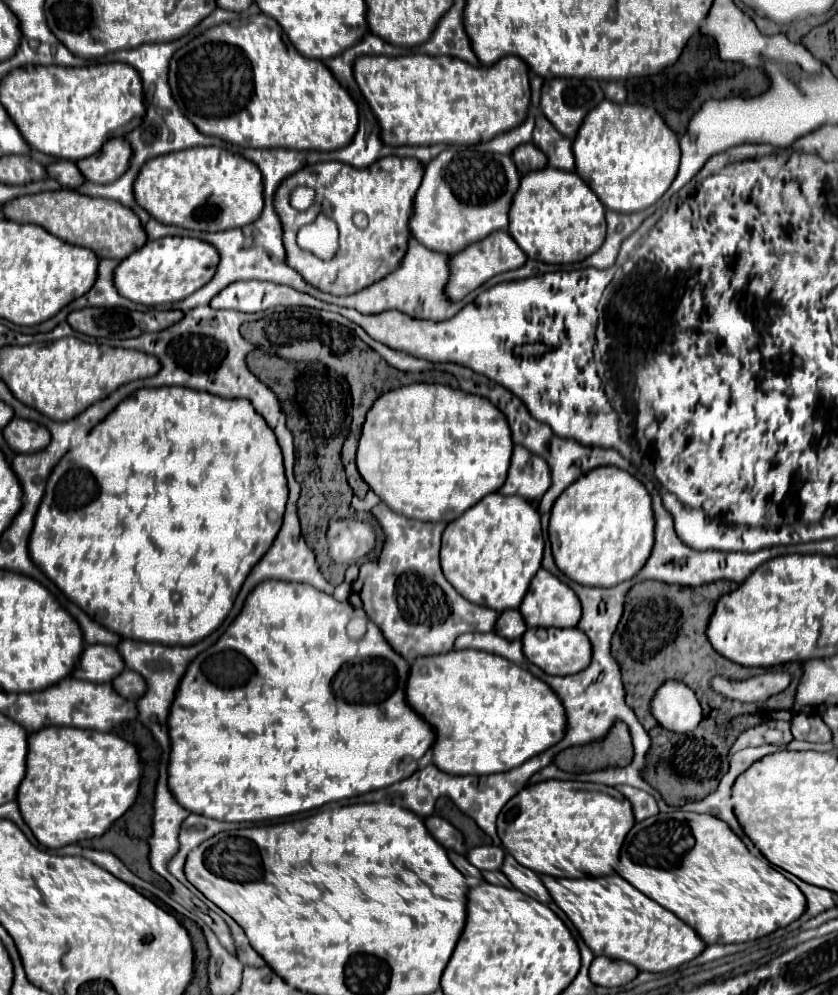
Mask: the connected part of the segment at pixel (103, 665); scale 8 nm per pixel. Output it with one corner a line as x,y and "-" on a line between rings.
84,646
72,676
88,682
110,682
124,668
126,666
114,646

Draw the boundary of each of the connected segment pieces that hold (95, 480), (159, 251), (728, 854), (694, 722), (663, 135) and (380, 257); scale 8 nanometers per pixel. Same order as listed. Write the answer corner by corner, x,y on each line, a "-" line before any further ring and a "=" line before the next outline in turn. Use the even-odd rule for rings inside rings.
140,388
124,398
100,424
96,424
86,438
72,444
70,450
52,468
42,502
36,512
36,522
28,538
28,552
32,562
64,592
68,600
80,606
94,622
116,632
122,638
144,642
200,642
214,632
228,616
234,598
248,576
250,568
274,542
284,506
288,500
288,486
284,476
282,452
272,430
260,418
246,398
220,398
192,388
=
166,236
158,240
148,240
140,250
126,256
114,268
114,286
120,296
144,304
172,304
180,302
188,294
196,292
212,274
216,272
218,254
214,246
198,240
198,238
180,238
180,236
=
676,810
636,822
622,844
616,874
666,910
674,912
680,920
696,930
704,944
750,942
788,926
806,910
806,898
800,888
768,862
752,856
730,826
710,814
=
666,680
660,690
654,692
650,714
658,726
678,734
696,730
702,720
702,708
696,694
692,694
692,690
680,680
=
602,100
582,122
574,142
572,152
576,160
578,176
588,182
592,192
604,204
606,210
614,212
640,212
652,206
672,184
676,178
676,166
680,162
680,146
678,136
664,124
662,116
644,104
616,104
610,100
=
386,156
366,168
352,168
342,162
318,162
286,176
274,196
274,210
284,230
282,238
286,248
286,264
298,270
298,274
310,286
336,296
354,294
384,278
400,264
402,256
406,254
410,234
408,218
412,214
412,198
420,186
422,174
422,164
416,158
-
300,184
314,188
316,202
320,202
306,212
294,210
288,202
290,190
-
320,210
332,214
340,230
340,252
330,262
320,260
296,244
298,228
310,224

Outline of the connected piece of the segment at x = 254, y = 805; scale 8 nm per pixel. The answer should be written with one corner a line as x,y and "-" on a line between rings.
280,580
260,582
246,598
240,614
226,628
226,632
208,650
200,652
186,668
174,702
168,714
168,736
170,736
170,760
168,760
168,790
180,806
188,812
208,816
224,822
262,822
272,818
284,818
314,810
326,802
336,802
352,796
360,796
402,778
414,774
418,760
434,744
434,730
412,710
404,700
404,686
408,678
408,662
398,658
396,652
384,642
380,628
366,618
366,634
362,638
348,638
348,622
354,618
366,618
364,610
354,608
348,602
336,602
332,596
308,586

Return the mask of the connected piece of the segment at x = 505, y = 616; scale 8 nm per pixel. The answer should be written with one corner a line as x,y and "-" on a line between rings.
504,610
498,614
494,632
500,634
502,638
518,640
518,638
522,638
524,630
526,630
526,624
524,624
524,618
518,610

